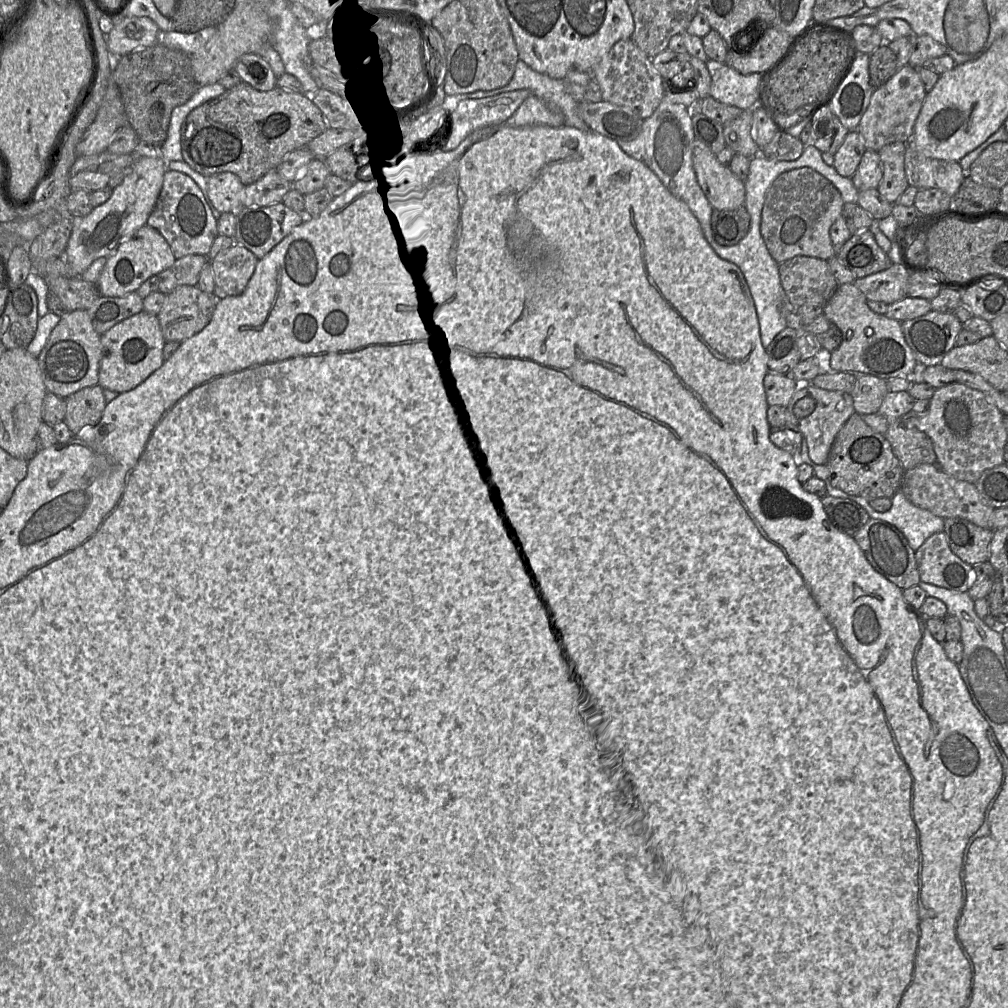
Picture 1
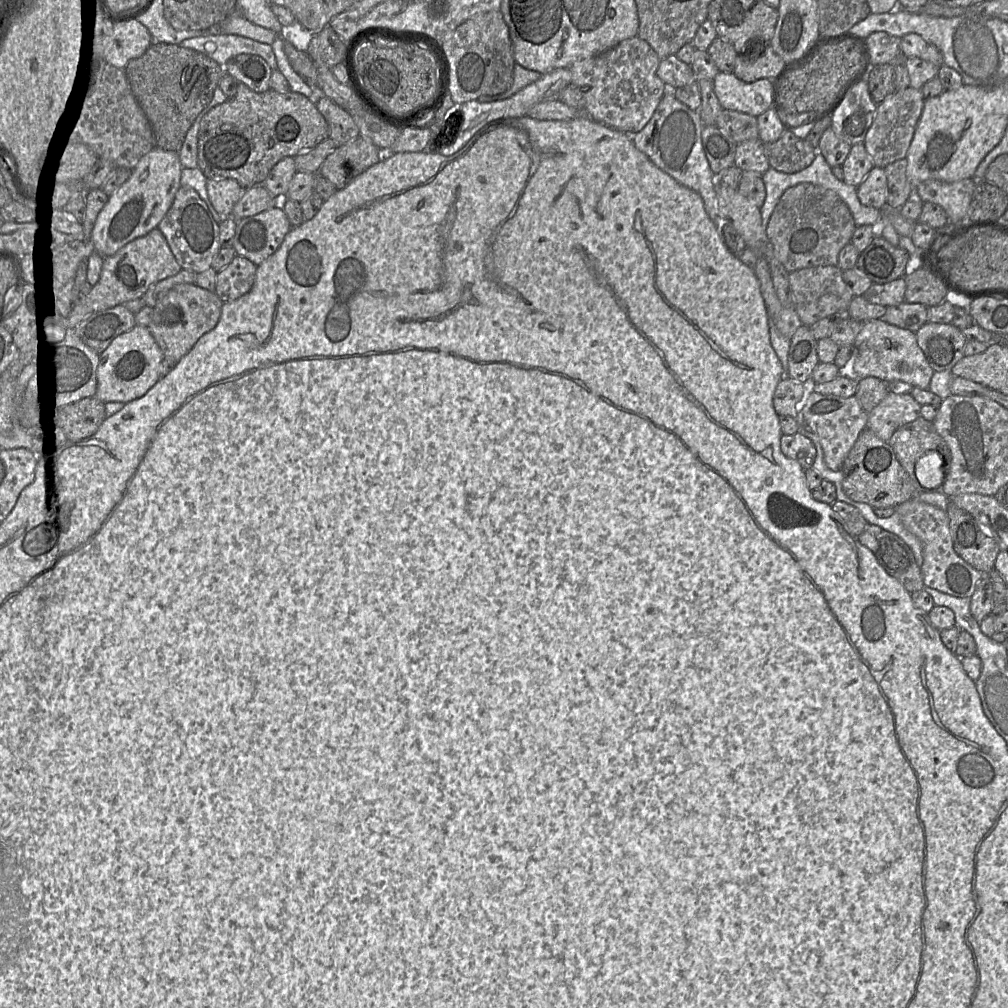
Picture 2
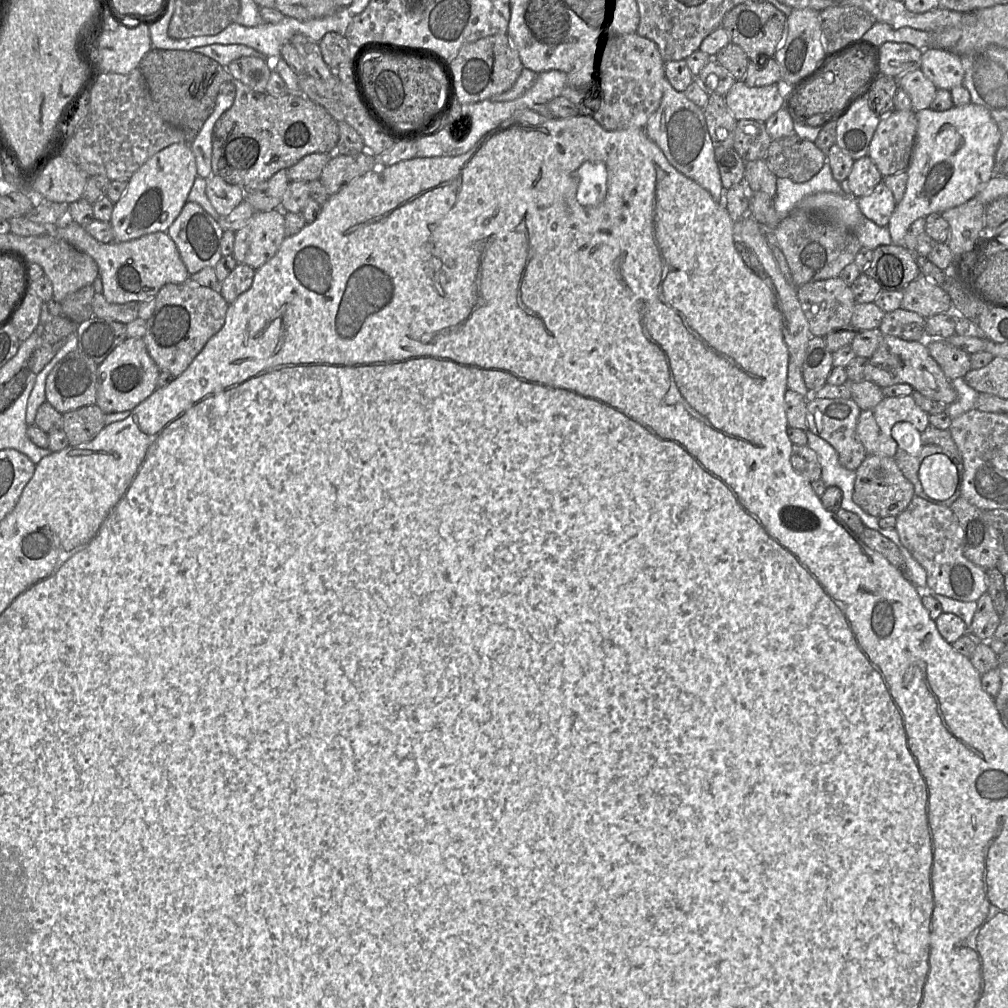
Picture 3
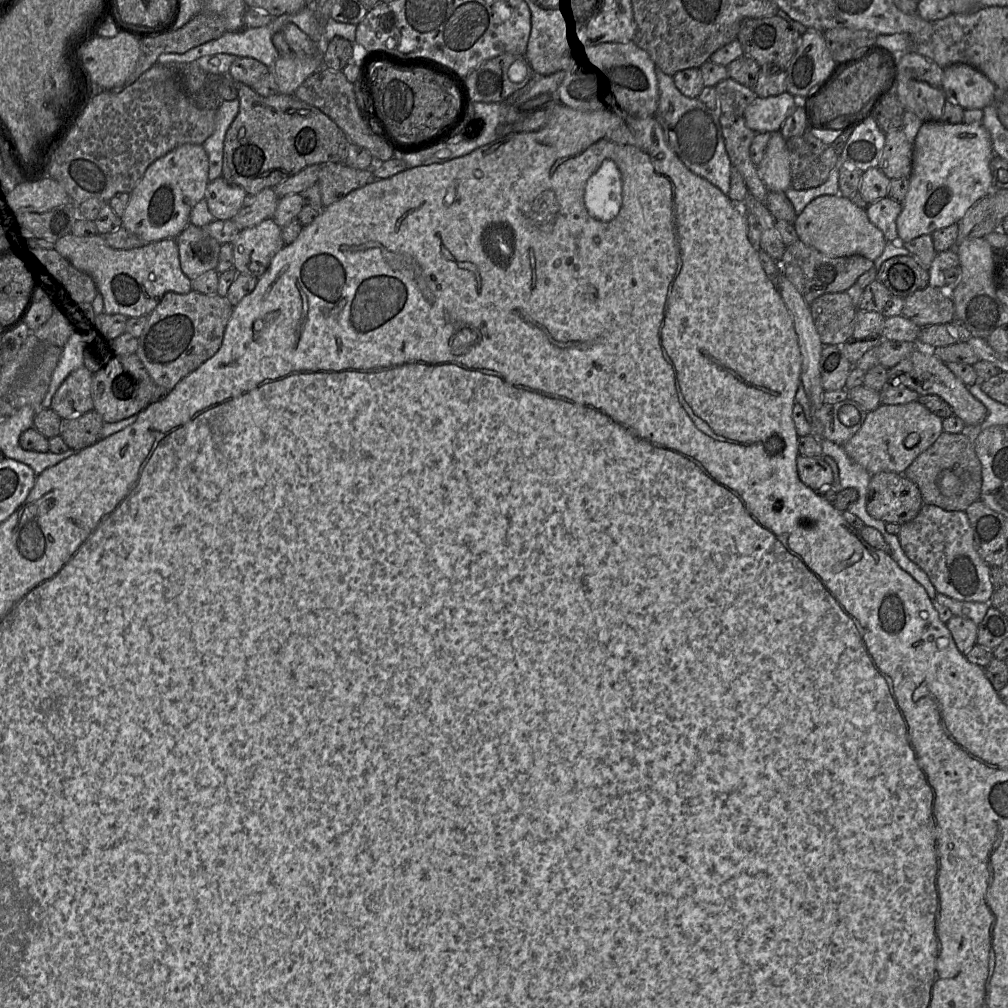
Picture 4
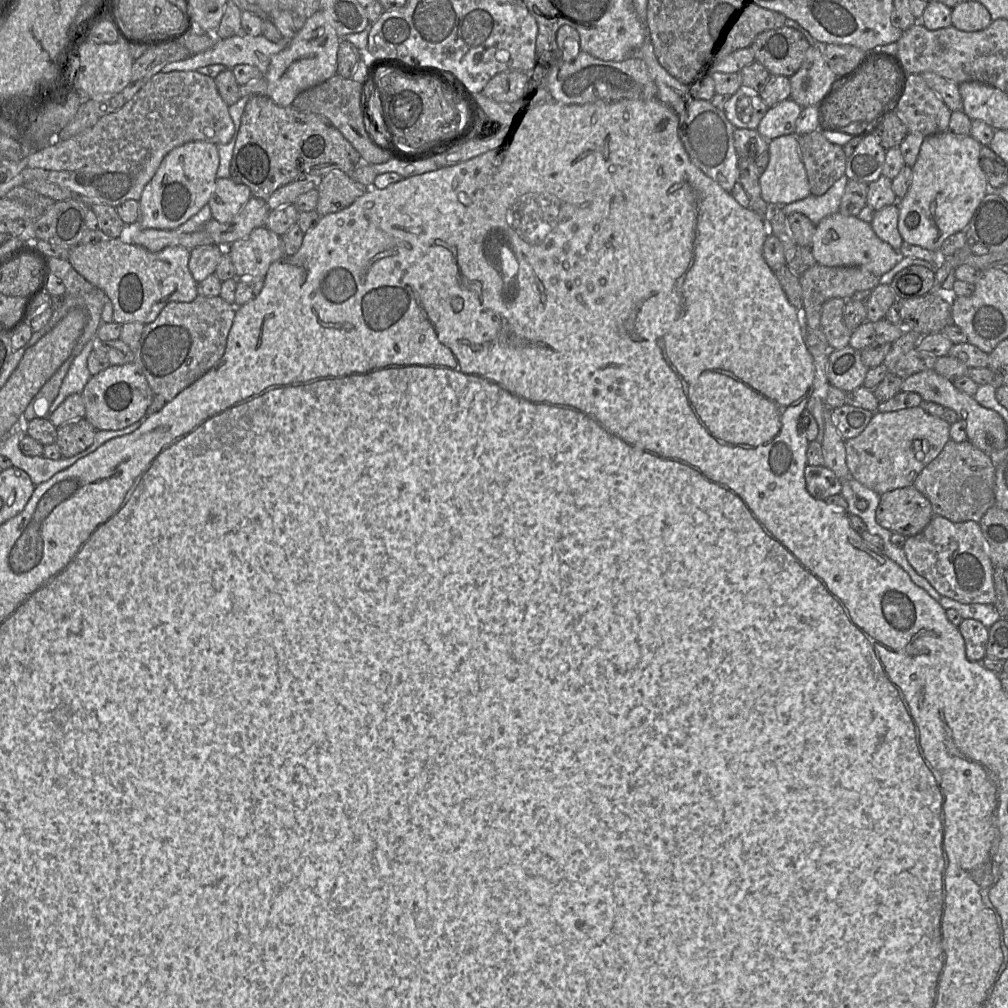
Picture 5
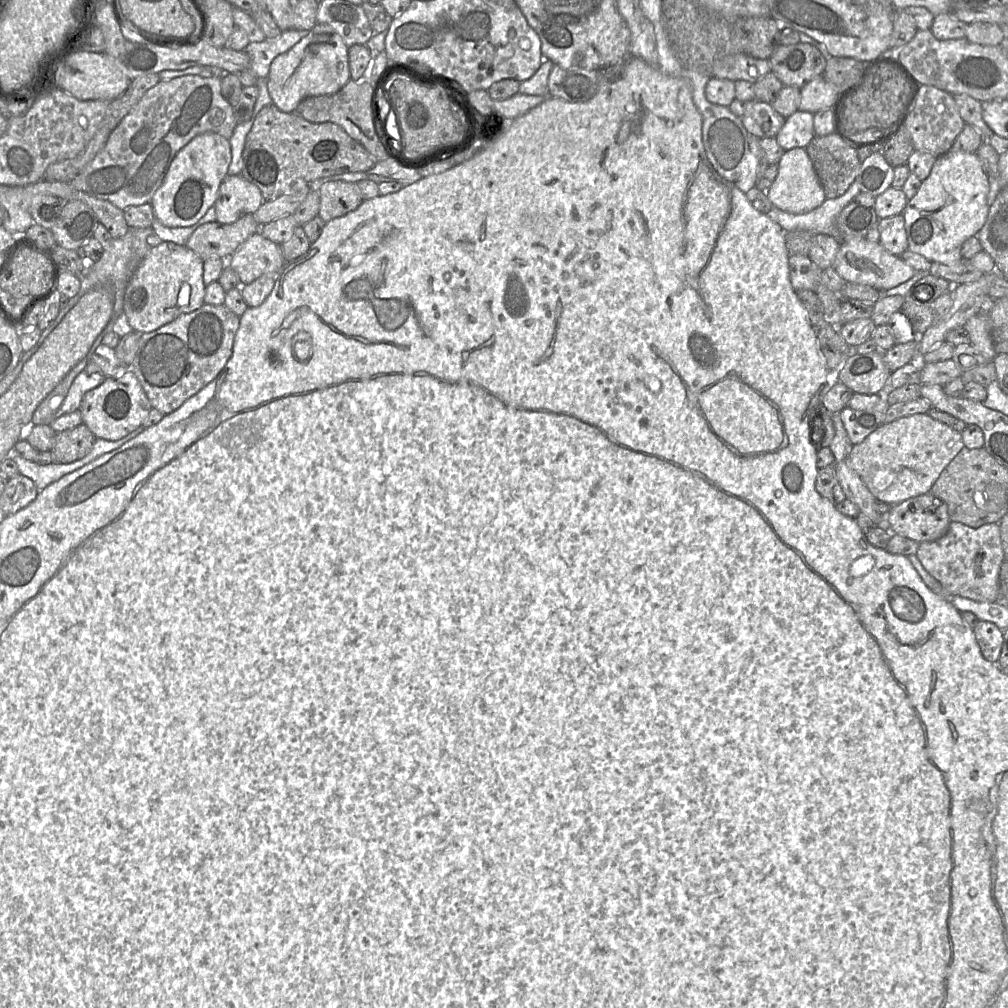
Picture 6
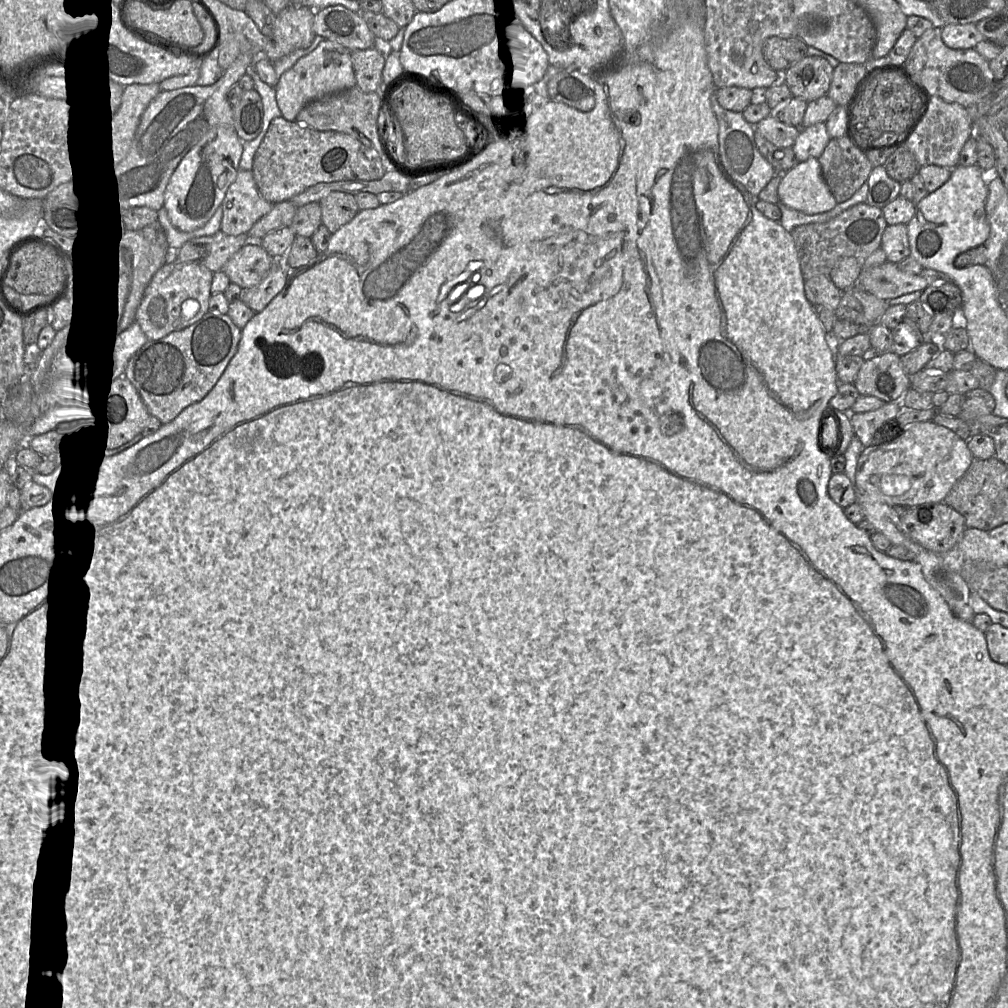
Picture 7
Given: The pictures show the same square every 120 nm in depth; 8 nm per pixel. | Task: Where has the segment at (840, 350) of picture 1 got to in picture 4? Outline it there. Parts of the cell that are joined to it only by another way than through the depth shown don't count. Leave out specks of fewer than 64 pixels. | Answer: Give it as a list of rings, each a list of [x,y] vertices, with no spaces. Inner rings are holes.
[[[919,346],[898,364],[888,369],[885,386],[907,387],[919,395],[935,395],[944,400],[952,409],[954,415],[959,417],[966,427],[979,426],[986,418],[986,407],[972,396],[967,386],[956,377],[932,350]]]

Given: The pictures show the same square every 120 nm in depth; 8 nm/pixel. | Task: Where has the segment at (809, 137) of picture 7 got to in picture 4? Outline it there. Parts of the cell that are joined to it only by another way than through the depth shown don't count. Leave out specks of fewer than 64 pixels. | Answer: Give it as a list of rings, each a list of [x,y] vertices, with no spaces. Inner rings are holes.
[[[788,91],[767,98],[757,97],[745,109],[743,119],[755,133],[777,132],[798,103],[801,101]]]

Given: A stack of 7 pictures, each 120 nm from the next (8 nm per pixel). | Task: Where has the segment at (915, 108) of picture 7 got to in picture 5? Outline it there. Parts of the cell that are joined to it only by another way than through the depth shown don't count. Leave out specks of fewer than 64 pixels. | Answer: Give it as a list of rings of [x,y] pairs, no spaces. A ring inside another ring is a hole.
[[[885,57],[871,58],[852,79],[819,105],[820,125],[859,136],[877,130],[884,117],[898,104],[905,82],[903,72],[892,60]]]

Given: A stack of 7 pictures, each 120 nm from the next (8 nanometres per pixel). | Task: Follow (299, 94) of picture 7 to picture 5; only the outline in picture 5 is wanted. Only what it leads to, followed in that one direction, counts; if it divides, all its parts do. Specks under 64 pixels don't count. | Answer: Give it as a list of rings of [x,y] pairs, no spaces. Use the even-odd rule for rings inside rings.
[[[318,10],[306,20],[288,46],[272,57],[264,75],[267,81],[267,96],[277,105],[292,106],[292,102],[301,92],[336,75],[340,40],[325,14]]]

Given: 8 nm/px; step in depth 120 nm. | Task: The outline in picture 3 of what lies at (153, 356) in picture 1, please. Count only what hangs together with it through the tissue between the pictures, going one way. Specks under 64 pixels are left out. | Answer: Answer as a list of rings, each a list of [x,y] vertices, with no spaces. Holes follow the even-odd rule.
[[[126,338],[98,366],[96,405],[104,414],[132,411],[157,389],[159,373],[144,340]]]

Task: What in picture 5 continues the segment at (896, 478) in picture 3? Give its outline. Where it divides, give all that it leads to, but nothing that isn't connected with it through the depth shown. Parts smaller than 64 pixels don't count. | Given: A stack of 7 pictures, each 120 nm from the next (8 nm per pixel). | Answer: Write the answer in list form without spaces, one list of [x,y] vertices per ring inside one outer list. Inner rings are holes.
[[[912,486],[897,488],[880,495],[875,513],[880,526],[904,537],[919,534],[933,516],[929,500]]]

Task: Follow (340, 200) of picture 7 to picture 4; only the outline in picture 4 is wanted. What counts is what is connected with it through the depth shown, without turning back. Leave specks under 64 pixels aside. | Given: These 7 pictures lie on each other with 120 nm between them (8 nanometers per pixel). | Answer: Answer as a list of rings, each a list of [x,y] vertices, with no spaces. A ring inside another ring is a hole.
[[[345,163],[321,165],[318,184],[322,206],[327,207],[340,200],[351,191],[361,188],[375,179],[372,169],[358,170]]]

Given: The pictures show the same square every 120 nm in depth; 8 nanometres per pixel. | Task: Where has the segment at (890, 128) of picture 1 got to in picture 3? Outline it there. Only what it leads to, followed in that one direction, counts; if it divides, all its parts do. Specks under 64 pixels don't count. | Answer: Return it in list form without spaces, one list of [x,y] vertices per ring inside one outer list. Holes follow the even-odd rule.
[[[893,110],[880,116],[868,156],[883,177],[908,169],[917,130],[914,110]]]

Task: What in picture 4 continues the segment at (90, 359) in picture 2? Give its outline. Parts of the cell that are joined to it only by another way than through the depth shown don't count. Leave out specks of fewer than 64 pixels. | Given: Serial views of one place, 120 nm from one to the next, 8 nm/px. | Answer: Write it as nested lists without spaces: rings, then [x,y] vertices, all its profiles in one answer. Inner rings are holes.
[[[85,367],[71,372],[54,394],[51,409],[62,419],[92,411],[92,379],[93,373]]]

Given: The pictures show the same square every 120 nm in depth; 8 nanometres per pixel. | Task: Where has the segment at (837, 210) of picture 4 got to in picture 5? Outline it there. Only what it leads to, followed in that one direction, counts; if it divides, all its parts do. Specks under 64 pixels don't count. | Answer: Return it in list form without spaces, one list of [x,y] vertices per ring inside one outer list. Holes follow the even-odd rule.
[[[840,212],[822,219],[816,225],[810,251],[817,264],[827,267],[857,266],[880,279],[902,260],[902,253],[881,240],[869,223],[855,216],[845,216]]]

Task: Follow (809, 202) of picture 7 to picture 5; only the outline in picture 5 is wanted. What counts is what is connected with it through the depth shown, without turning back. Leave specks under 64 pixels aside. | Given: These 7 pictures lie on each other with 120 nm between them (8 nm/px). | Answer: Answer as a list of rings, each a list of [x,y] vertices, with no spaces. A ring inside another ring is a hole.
[[[784,135],[770,140],[769,162],[760,175],[759,183],[764,201],[770,205],[785,206],[811,195],[806,169],[800,156],[798,136]]]

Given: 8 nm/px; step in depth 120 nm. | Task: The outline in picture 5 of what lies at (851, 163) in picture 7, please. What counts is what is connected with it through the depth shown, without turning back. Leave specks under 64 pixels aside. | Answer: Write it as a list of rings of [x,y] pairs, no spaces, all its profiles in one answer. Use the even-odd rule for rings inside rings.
[[[821,132],[798,136],[811,195],[821,196],[845,175],[847,156],[839,144],[830,142]]]

